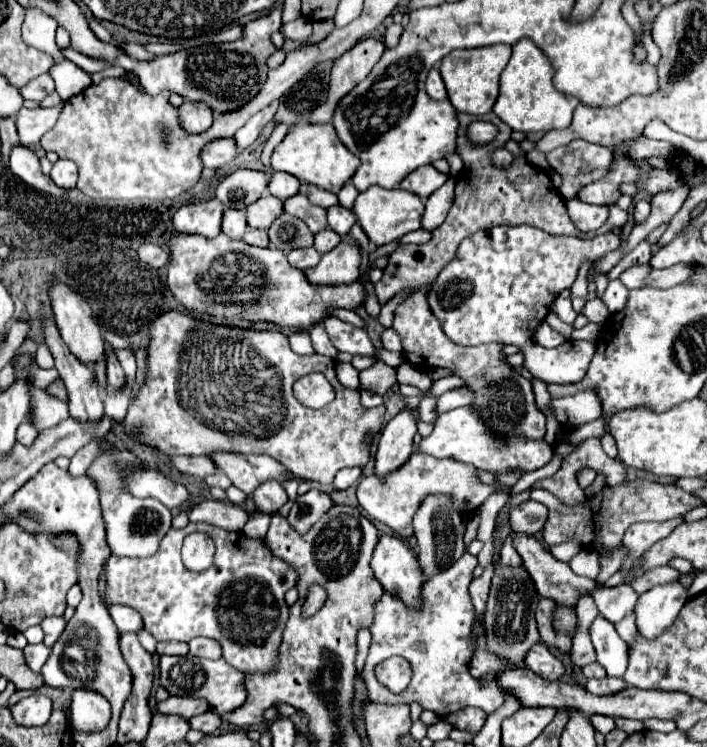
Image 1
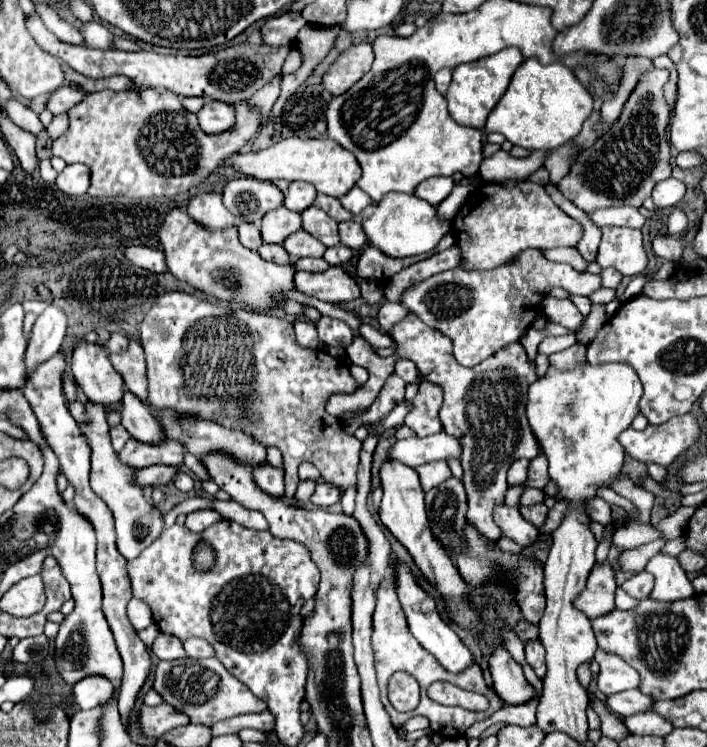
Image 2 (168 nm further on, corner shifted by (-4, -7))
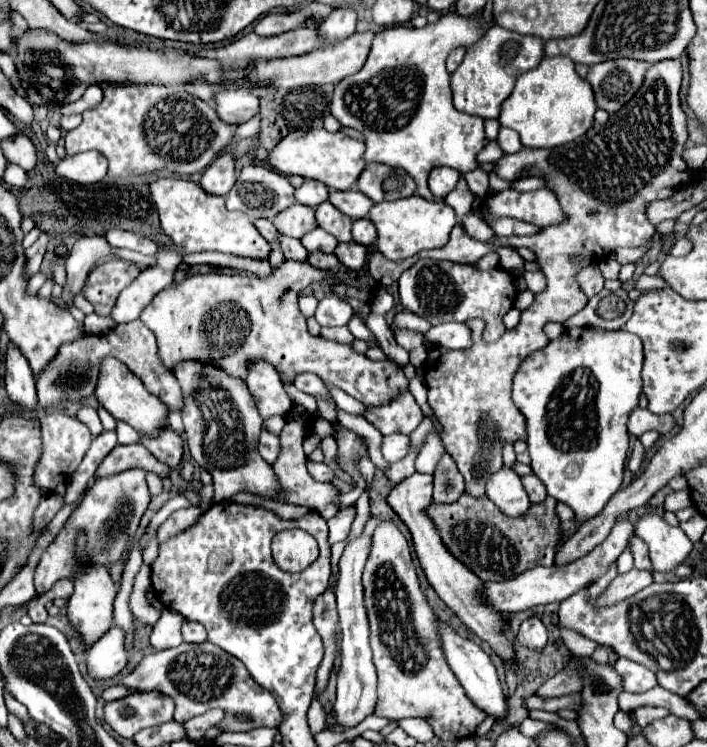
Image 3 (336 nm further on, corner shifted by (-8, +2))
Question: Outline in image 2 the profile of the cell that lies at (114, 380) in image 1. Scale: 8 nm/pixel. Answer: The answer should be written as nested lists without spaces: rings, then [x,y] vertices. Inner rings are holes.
[[[125,392],[121,402],[121,424],[131,438],[145,444],[159,444],[165,438],[161,424],[151,416],[149,408],[143,406],[141,400],[135,400],[131,392]]]

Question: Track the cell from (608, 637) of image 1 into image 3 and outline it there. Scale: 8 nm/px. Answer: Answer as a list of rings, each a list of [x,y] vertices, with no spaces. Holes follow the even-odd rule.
[[[617,659],[617,663],[613,665],[617,675],[621,677],[621,689],[623,691],[631,691],[631,693],[643,693],[651,687],[657,685],[655,673],[649,671],[647,667],[633,663],[629,659]]]

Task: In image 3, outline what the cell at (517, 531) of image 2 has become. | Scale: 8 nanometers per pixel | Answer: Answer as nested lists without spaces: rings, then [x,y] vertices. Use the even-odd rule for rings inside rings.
[[[503,467],[499,473],[493,473],[487,479],[487,497],[505,513],[505,515],[525,515],[529,511],[531,501],[521,485],[521,477]]]

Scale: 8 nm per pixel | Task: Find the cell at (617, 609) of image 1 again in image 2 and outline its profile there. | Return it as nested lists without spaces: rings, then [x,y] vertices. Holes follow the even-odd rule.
[[[599,562],[593,566],[583,592],[577,594],[573,606],[587,618],[603,616],[615,608],[615,586],[615,566],[609,562]]]

